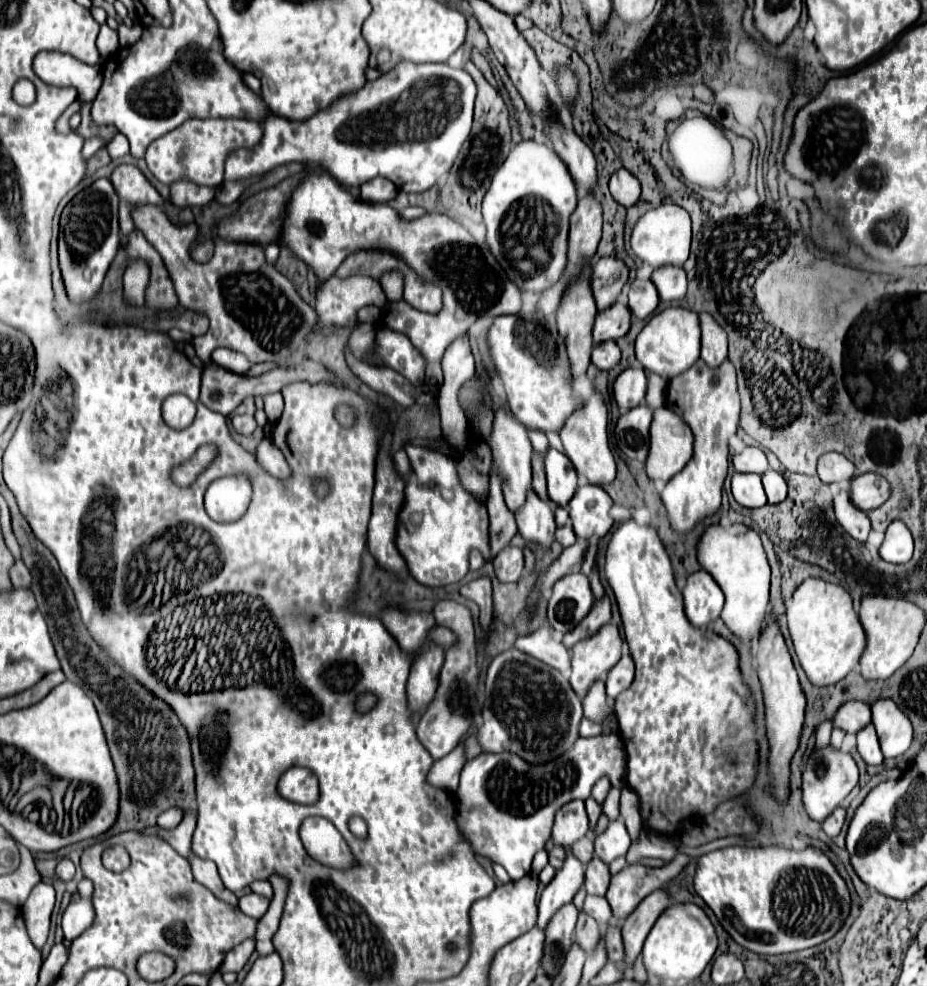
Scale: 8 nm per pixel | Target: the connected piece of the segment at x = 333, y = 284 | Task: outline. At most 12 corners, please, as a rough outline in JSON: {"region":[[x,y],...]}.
{"region":[[329,277],[317,287],[318,329],[354,327],[365,305],[387,303],[371,277]]}

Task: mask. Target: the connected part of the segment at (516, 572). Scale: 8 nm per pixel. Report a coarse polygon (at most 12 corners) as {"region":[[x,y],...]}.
{"region":[[505,547],[493,561],[505,583],[515,583],[523,573],[523,551]]}

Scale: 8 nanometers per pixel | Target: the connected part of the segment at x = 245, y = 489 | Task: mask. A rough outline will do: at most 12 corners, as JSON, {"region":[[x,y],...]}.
{"region":[[247,477],[209,485],[204,507],[216,522],[239,519],[251,501]]}

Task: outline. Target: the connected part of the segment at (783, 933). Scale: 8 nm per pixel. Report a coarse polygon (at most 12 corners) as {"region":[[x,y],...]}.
{"region":[[725,847],[695,891],[745,949],[831,939],[851,911],[817,847]]}

